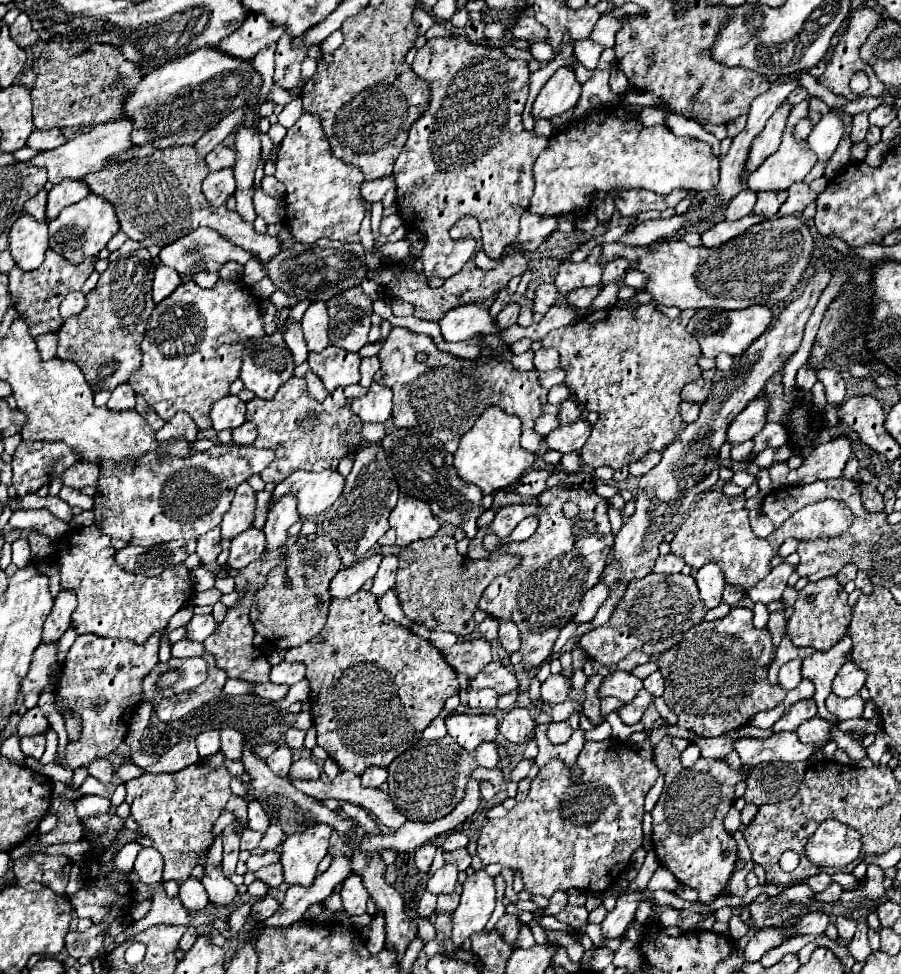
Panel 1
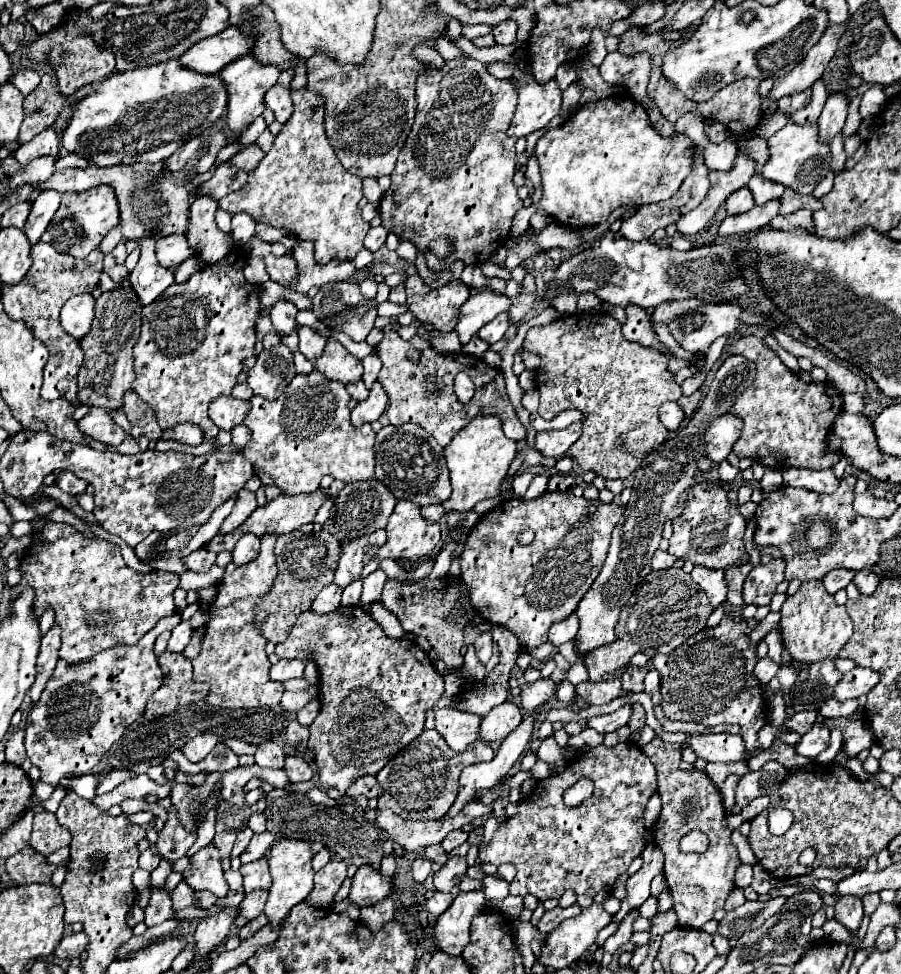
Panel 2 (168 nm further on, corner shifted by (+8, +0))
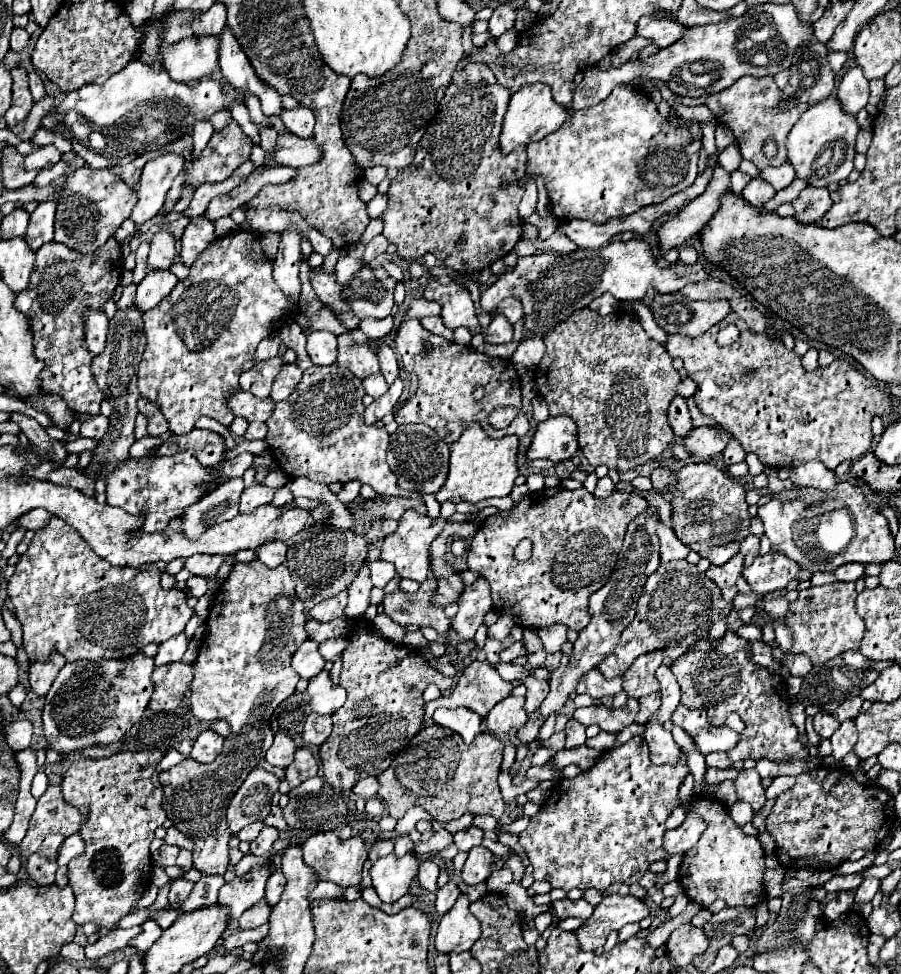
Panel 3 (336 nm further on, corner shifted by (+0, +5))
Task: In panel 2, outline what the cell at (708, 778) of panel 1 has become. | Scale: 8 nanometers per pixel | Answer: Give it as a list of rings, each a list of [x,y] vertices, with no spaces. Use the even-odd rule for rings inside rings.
[[[655,737],[643,747],[643,753],[651,759],[657,769],[659,795],[663,801],[661,817],[653,829],[655,845],[665,853],[665,881],[673,895],[673,911],[679,917],[681,927],[701,929],[717,909],[723,909],[729,893],[735,889],[735,871],[741,865],[737,847],[731,843],[731,829],[725,821],[725,807],[721,793],[711,783],[709,775],[701,769],[679,771],[681,745],[665,743]],[[689,831],[703,831],[709,837],[705,853],[683,853],[679,841]]]

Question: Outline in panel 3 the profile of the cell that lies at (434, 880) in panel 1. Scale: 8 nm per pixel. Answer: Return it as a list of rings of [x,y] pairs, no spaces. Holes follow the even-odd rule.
[[[475,846],[473,850],[469,850],[469,858],[459,876],[465,884],[479,884],[487,880],[487,876],[491,874],[491,864],[493,864],[493,854],[483,846]]]

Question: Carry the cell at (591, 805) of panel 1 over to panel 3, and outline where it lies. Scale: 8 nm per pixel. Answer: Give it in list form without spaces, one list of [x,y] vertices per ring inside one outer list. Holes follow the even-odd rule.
[[[633,736],[623,746],[603,752],[591,770],[581,772],[573,780],[557,780],[551,796],[531,818],[527,830],[519,834],[519,844],[533,866],[533,878],[547,880],[553,888],[561,888],[565,892],[571,888],[595,888],[603,892],[615,882],[627,886],[635,884],[647,872],[651,862],[665,858],[665,854],[661,854],[665,820],[679,804],[677,790],[687,774],[689,768],[685,764],[685,754],[677,766],[655,766],[649,758],[649,748],[645,746],[643,736]]]

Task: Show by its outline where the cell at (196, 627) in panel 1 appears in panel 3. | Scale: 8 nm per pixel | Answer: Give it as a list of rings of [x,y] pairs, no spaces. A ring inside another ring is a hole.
[[[185,632],[169,638],[169,642],[163,642],[159,646],[159,652],[155,656],[155,666],[161,666],[165,662],[177,662],[177,660],[181,660],[185,650],[187,650],[187,646],[189,646],[189,638],[187,638]]]

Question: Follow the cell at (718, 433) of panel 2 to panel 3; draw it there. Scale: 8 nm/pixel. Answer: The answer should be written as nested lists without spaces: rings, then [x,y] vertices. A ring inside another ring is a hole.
[[[699,426],[689,432],[683,446],[699,458],[713,458],[725,450],[733,436],[725,432],[725,428],[715,426]]]

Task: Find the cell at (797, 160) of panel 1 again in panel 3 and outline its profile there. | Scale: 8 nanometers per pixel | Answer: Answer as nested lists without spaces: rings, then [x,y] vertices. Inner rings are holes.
[[[829,96],[825,102],[817,102],[809,106],[809,110],[801,116],[801,120],[789,132],[787,162],[797,172],[797,178],[807,180],[815,188],[845,180],[853,170],[857,132],[859,132],[859,126],[855,122],[855,116],[843,114],[837,98]],[[815,162],[817,162],[817,172],[815,172]]]

